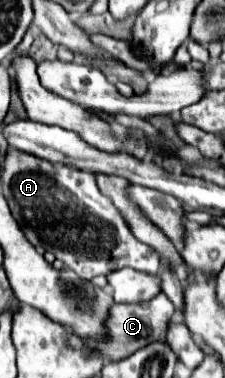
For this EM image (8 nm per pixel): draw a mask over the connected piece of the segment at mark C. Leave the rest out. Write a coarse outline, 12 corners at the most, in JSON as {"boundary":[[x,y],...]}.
{"boundary":[[163,292],[146,304],[114,304],[106,342],[86,340],[122,360],[164,340],[174,306]]}

